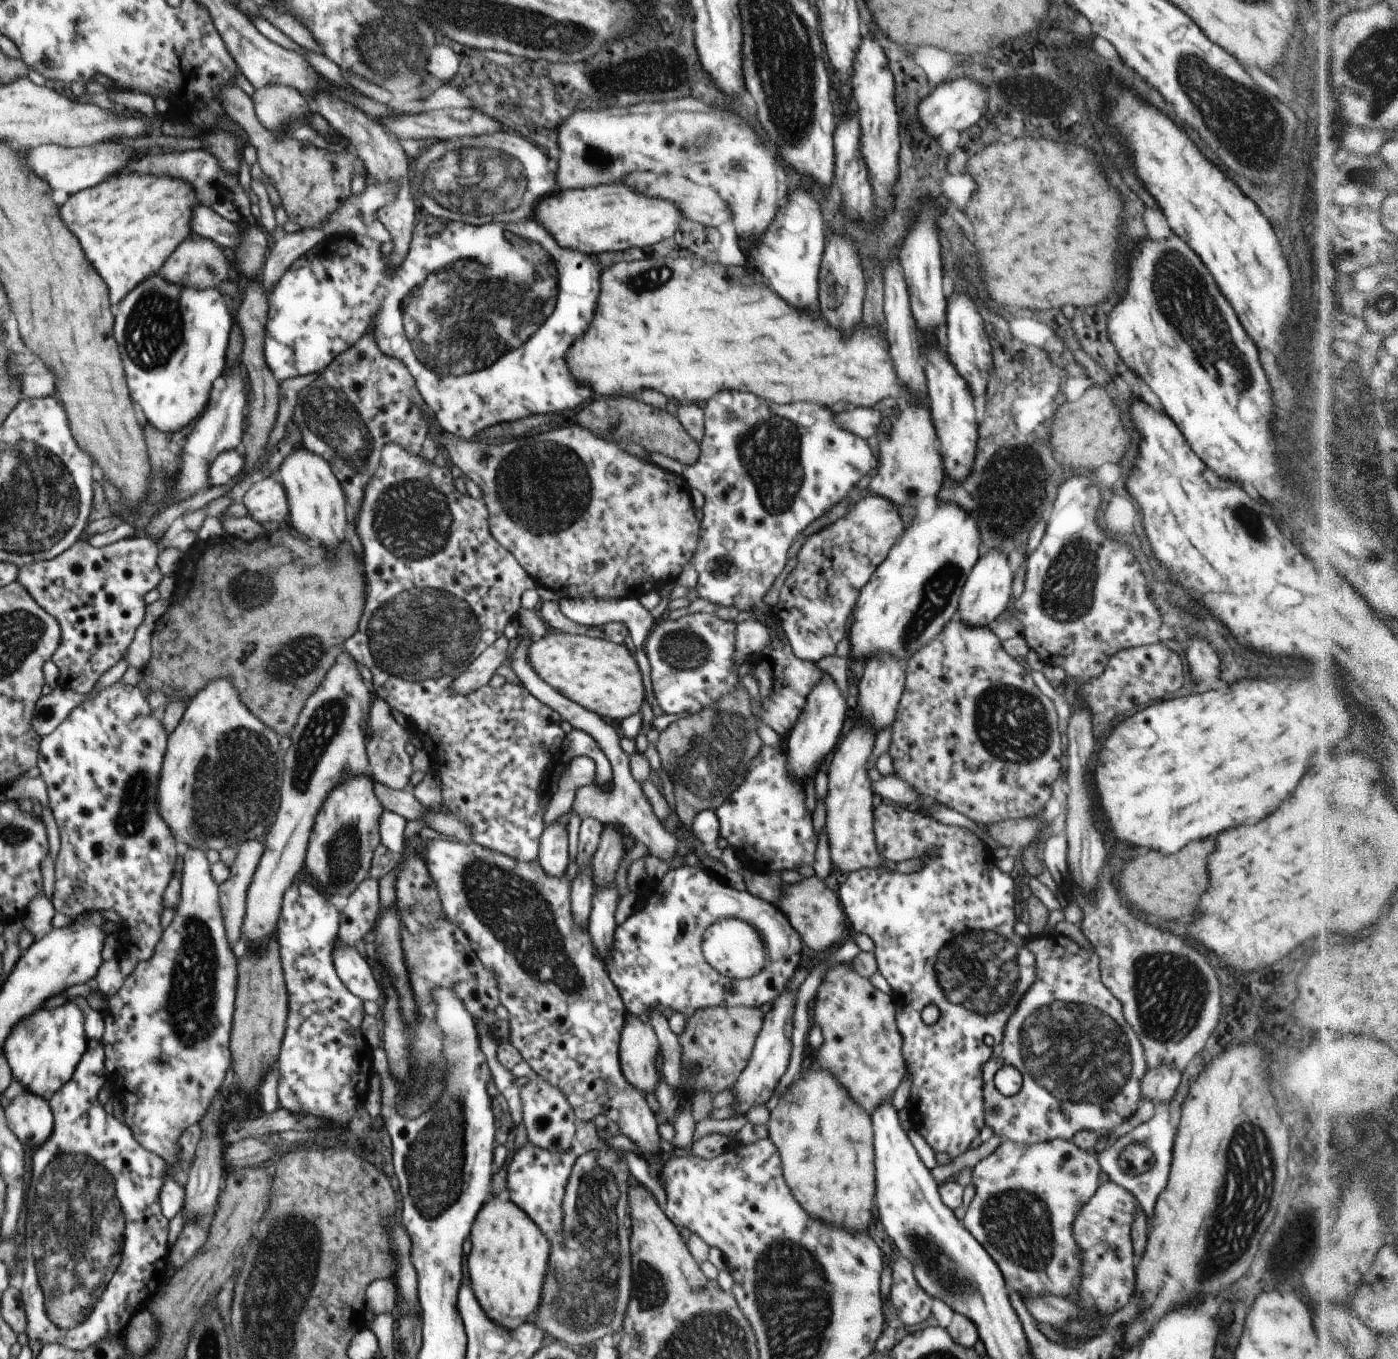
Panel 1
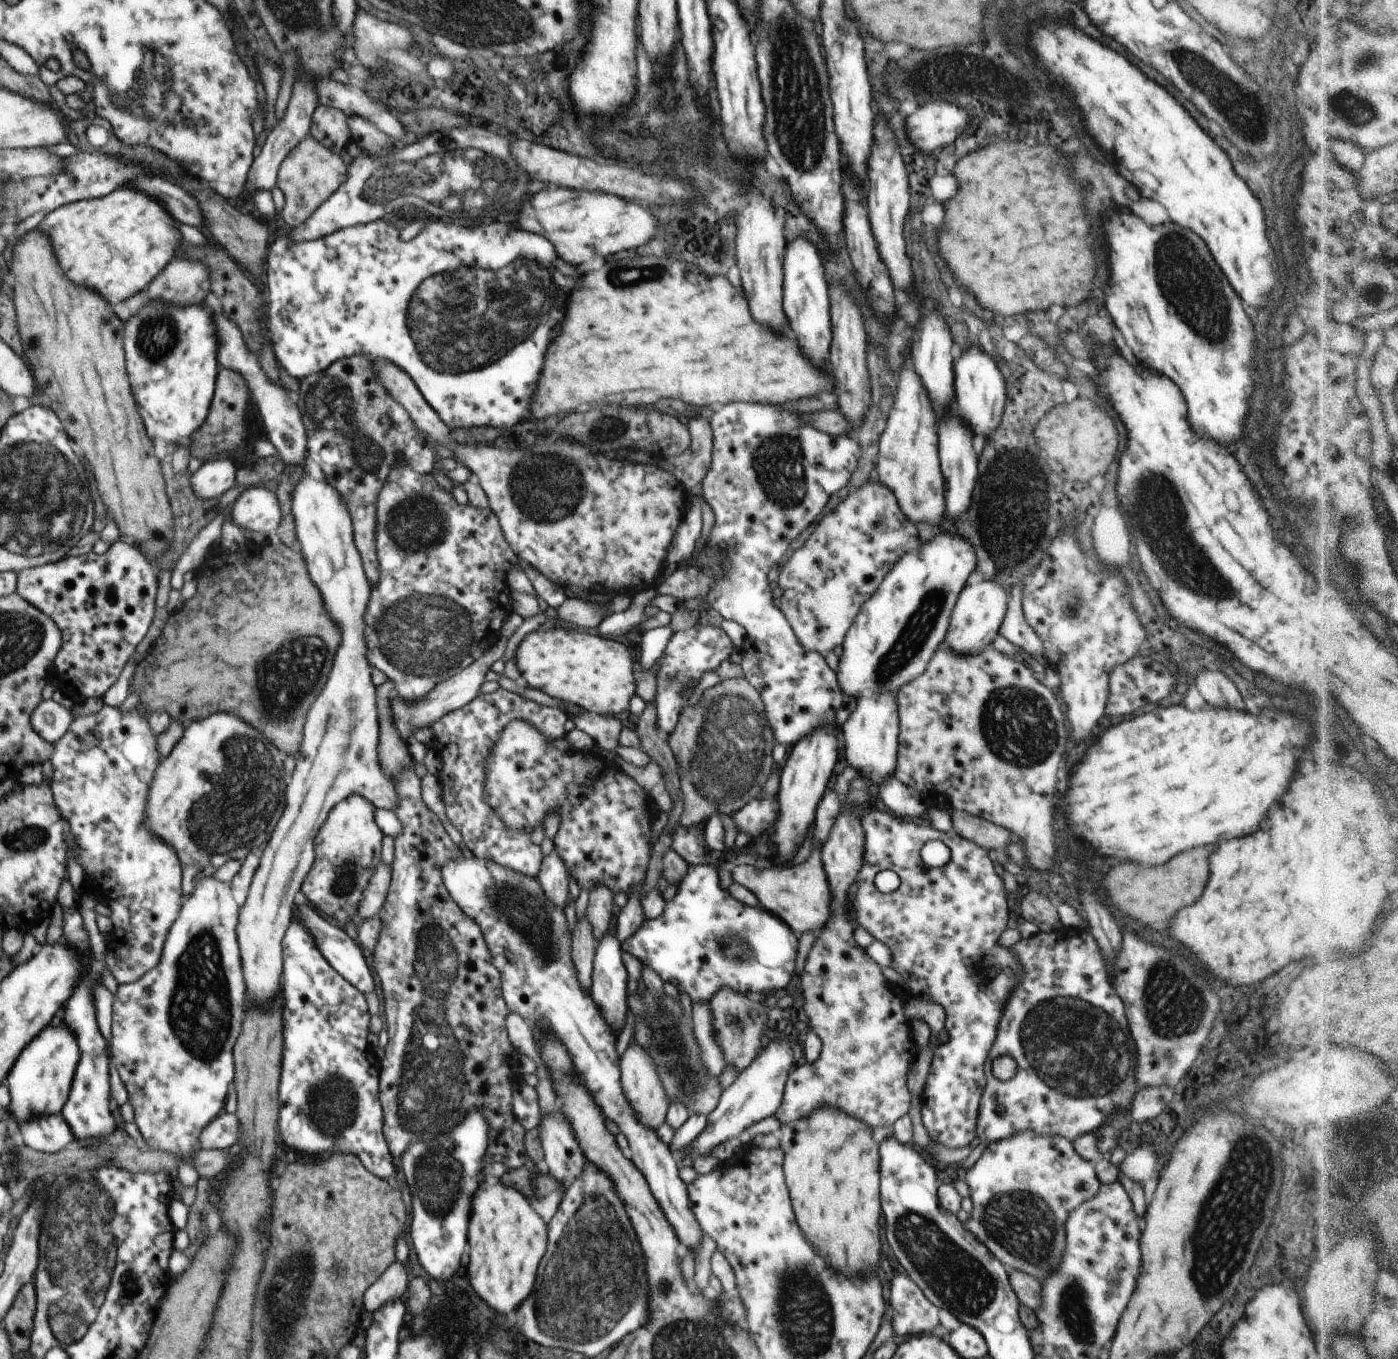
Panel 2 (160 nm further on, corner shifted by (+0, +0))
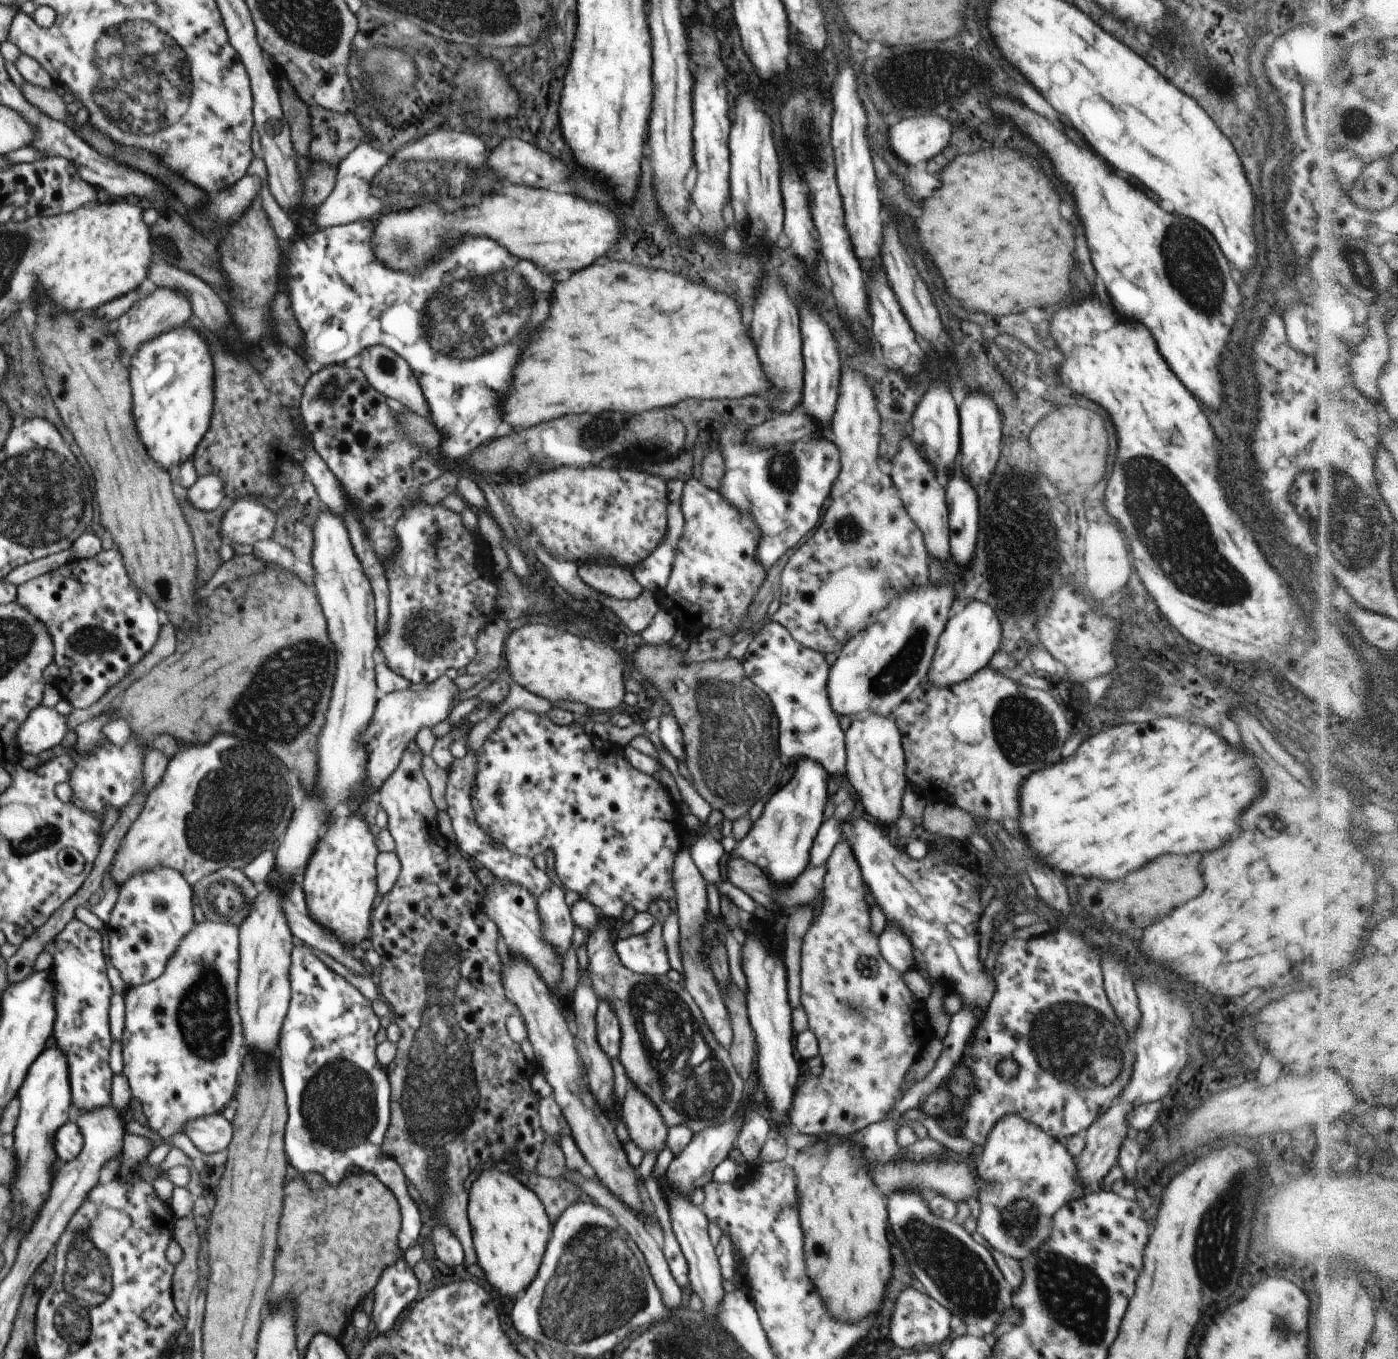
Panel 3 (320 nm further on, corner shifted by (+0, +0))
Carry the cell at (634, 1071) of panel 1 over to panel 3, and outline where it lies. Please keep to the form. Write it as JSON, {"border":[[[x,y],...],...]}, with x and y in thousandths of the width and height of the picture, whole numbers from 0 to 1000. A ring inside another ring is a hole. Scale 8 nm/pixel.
{"border":[[[450,798],[443,823],[448,826],[451,840],[459,848],[471,848],[477,845],[479,830],[470,814],[454,799]]]}

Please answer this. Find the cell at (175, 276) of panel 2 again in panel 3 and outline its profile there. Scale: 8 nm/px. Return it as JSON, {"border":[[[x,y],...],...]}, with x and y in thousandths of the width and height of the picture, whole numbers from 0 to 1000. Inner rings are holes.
{"border":[[[113,211],[111,215],[106,216],[104,219],[100,220],[96,225],[91,228],[83,237],[85,238],[84,241],[84,252],[91,267],[93,267],[94,262],[105,252],[111,249],[114,246],[124,244],[126,240],[132,240],[134,237],[134,234],[137,233],[137,227],[136,222],[132,217],[129,217],[127,214],[120,213],[119,211]]]}

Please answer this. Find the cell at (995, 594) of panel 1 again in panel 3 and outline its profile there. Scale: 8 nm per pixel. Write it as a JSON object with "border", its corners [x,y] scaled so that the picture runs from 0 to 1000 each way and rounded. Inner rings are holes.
{"border":[[[695,443],[676,459],[670,472],[663,500],[666,504],[674,506],[690,502],[701,492],[707,491],[710,482],[715,478],[715,475],[716,459],[711,449],[702,443]]]}

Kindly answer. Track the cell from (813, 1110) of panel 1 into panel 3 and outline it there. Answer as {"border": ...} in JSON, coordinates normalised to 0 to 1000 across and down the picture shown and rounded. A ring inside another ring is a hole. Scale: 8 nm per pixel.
{"border":[[[586,840],[575,848],[571,848],[568,854],[567,862],[571,865],[571,879],[574,883],[572,889],[572,902],[575,907],[575,923],[578,939],[588,954],[595,970],[601,973],[615,973],[629,962],[634,945],[638,939],[638,923],[637,914],[634,911],[635,892],[634,883],[624,870],[621,859],[615,857],[615,846],[607,842],[594,843]]]}

